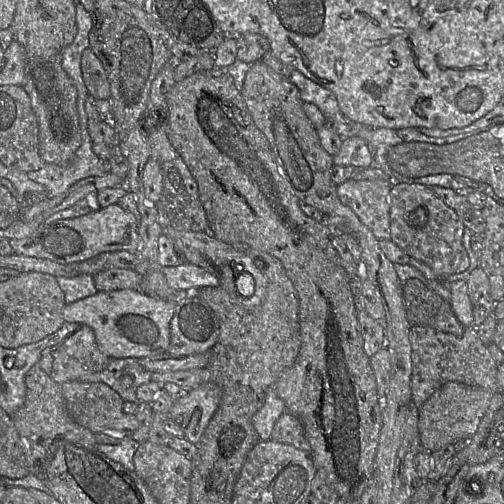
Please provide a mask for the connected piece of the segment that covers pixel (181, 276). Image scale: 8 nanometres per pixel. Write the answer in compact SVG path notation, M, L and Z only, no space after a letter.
M186 261L177 266L161 267L161 271L168 285L177 290L193 292L205 287L220 286L220 281L215 275Z

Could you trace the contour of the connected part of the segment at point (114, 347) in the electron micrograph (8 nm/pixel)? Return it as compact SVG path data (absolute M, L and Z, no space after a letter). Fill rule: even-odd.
M137 289L97 291L63 307L65 322L90 326L100 350L109 358L140 358L164 354L170 343L170 321L177 303L158 299Z

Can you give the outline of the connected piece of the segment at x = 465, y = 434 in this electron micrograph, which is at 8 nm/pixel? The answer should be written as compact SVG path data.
M450 381L437 389L419 408L419 437L421 448L437 451L460 439L471 438L488 409L493 392L481 387Z

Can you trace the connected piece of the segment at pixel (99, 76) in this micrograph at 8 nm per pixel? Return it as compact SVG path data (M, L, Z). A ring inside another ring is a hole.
M91 48L83 51L81 56L81 72L89 95L96 100L110 100L110 84L106 72Z

